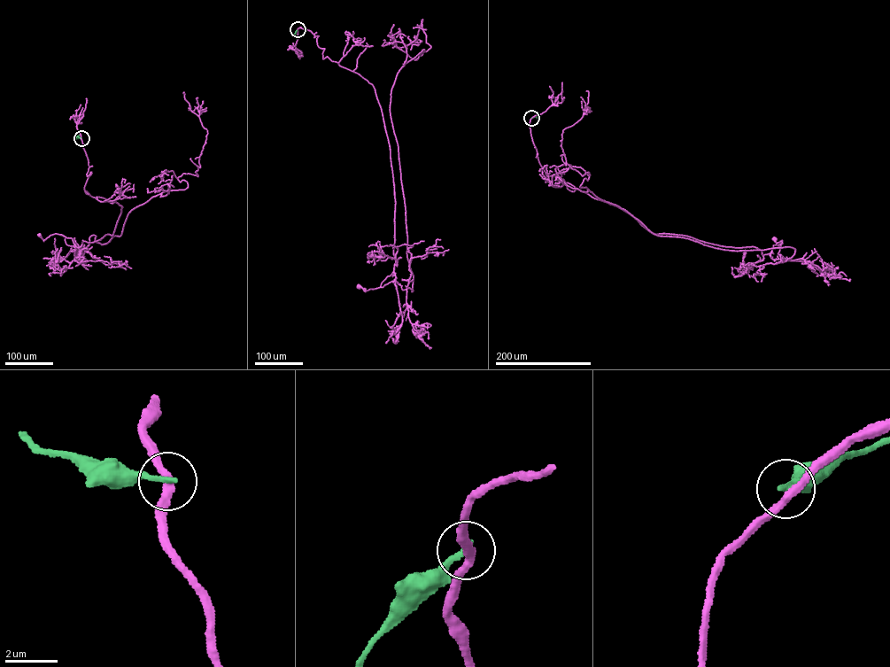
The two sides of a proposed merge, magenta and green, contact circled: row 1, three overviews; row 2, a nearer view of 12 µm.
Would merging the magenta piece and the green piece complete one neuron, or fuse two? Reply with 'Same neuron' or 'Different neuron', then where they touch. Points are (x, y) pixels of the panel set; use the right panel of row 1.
Different neuron. Place: (531, 118)

